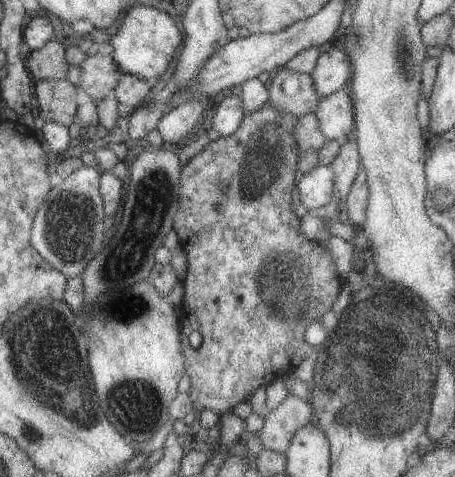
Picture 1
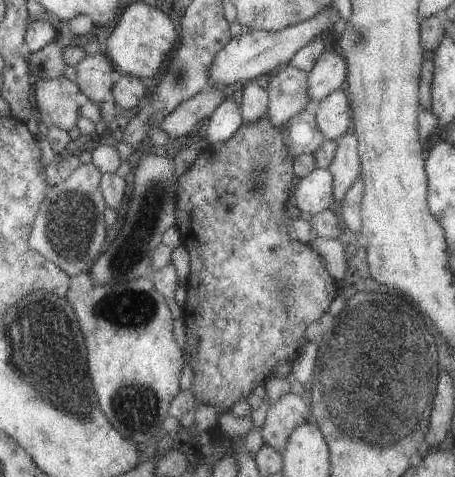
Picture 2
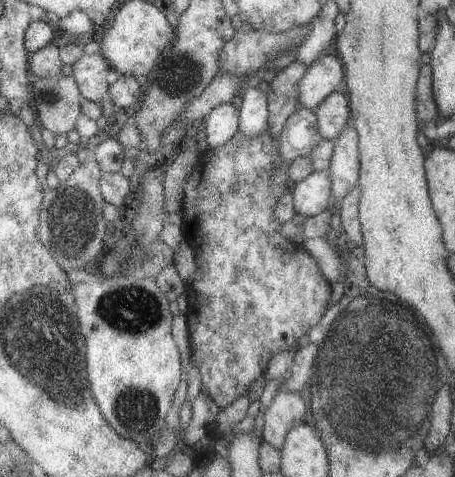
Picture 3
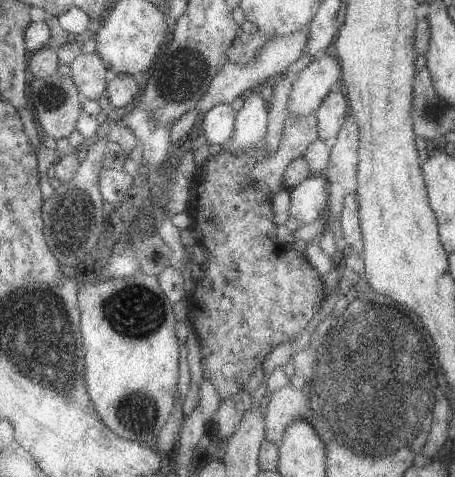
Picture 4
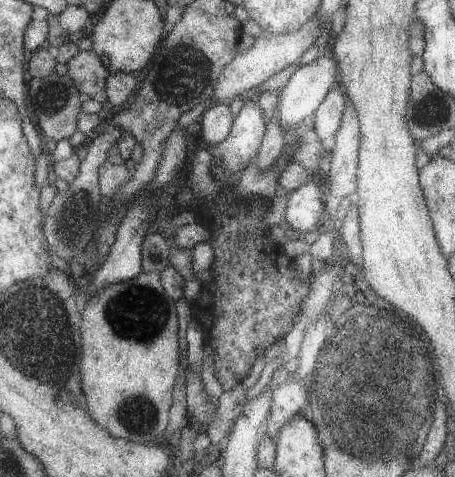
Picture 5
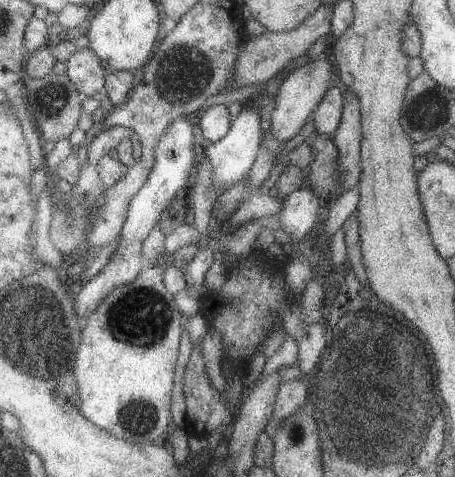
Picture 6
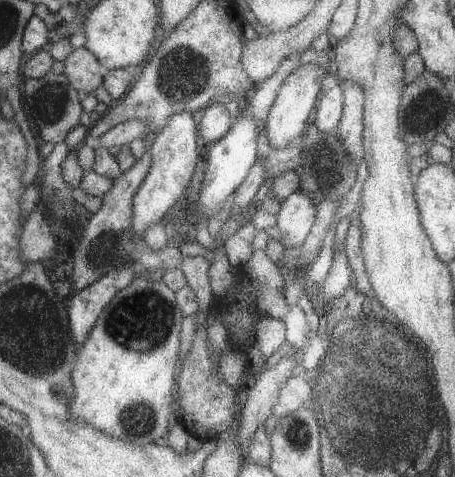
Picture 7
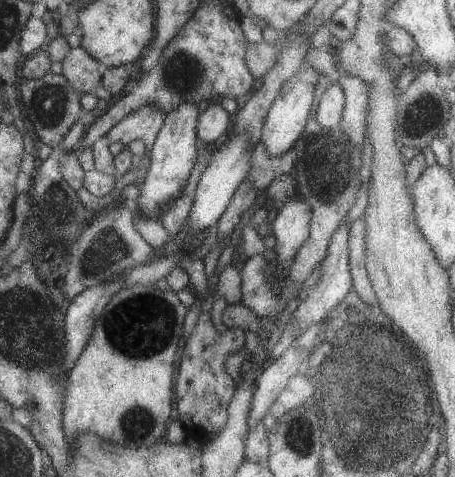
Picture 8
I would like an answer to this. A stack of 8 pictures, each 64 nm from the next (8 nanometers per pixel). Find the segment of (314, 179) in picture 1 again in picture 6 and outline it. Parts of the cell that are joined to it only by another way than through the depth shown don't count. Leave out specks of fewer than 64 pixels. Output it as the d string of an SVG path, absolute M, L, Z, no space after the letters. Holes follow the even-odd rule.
M299 188L281 200L281 210L275 218L291 242L301 244L319 220L321 208L321 200L309 188Z

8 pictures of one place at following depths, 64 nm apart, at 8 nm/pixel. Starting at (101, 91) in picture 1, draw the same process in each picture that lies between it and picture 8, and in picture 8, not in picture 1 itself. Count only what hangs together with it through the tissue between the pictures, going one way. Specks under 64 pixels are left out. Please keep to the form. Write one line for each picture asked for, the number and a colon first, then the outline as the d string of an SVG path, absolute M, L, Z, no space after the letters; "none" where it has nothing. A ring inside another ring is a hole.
2: M93 54L85 56L77 66L75 84L79 86L81 94L89 98L89 102L105 102L115 86L115 82L123 76L113 68L109 58L105 54Z
3: M99 52L89 56L83 54L71 68L71 76L77 82L79 94L87 102L101 102L107 96L109 86L121 78L121 74L115 72Z
4: M95 52L79 54L69 68L69 78L75 82L83 100L99 100L105 94L107 84L117 76L105 64L101 64L101 58Z
5: M91 50L77 52L67 62L67 78L73 82L81 98L95 98L95 94L105 88L107 76L109 72L103 68L99 56Z
6: M83 48L65 60L65 76L81 98L93 98L101 88L105 88L107 70L103 70L93 52Z
7: M85 48L73 50L65 60L63 60L63 74L69 80L71 88L81 94L89 96L95 94L99 86L103 86L103 76L109 72L105 66L97 62L93 54L89 54Z
8: M81 46L71 48L67 56L61 60L61 76L71 84L71 88L83 96L95 90L97 82L101 80L103 72L107 70L103 64L99 64L93 56L89 56Z

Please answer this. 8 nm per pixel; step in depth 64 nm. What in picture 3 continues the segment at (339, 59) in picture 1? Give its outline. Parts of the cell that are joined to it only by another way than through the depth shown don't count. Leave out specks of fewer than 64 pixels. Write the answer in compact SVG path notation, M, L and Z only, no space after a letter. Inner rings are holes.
M329 50L323 52L311 66L305 68L303 78L297 84L299 108L315 110L343 80L343 64L341 60Z

